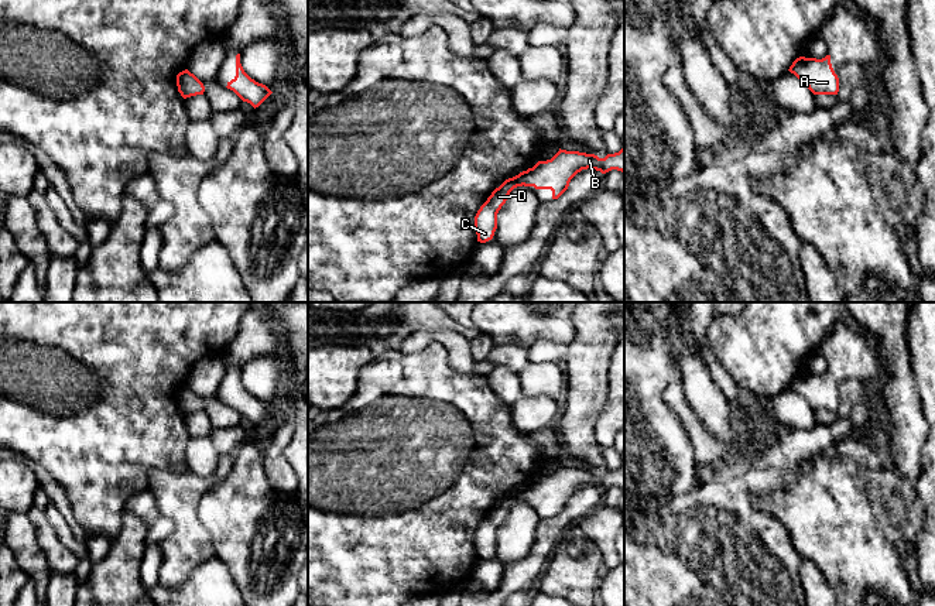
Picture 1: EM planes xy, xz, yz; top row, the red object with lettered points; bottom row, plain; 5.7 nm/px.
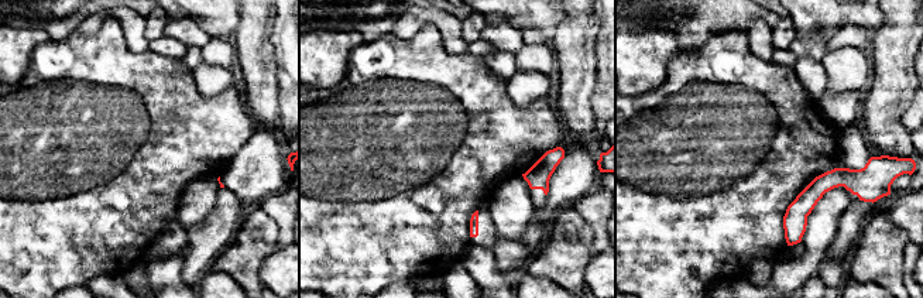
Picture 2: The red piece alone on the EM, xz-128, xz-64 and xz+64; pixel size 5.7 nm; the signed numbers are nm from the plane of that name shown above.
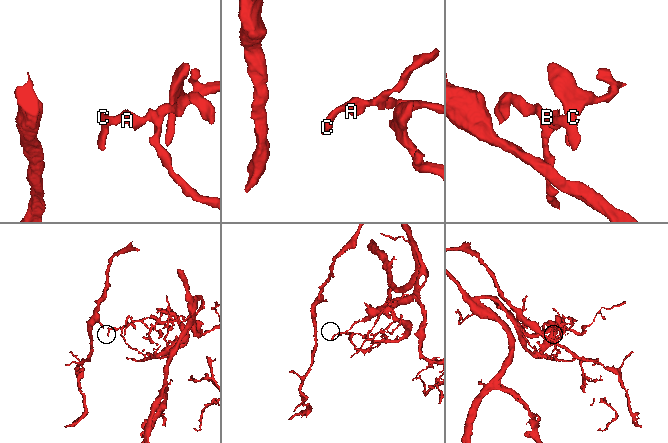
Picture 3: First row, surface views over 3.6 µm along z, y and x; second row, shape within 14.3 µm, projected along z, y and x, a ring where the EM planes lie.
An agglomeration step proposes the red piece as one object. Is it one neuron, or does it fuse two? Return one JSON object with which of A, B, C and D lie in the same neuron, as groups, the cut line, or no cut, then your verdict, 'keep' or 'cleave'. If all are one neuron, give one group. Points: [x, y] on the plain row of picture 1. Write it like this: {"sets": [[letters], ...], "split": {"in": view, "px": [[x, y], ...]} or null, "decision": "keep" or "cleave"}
{"sets": [["A", "B", "C", "D"]], "split": null, "decision": "keep"}

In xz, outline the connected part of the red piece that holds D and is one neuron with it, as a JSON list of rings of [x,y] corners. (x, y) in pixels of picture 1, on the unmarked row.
[[[624,462],[619,469],[607,470],[605,475],[559,465],[551,476],[538,477],[532,485],[506,496],[492,509],[475,533],[477,558],[486,559],[493,555],[497,545],[497,530],[514,504],[524,501],[535,506],[551,506],[552,516],[558,516],[568,506],[571,496],[588,485],[602,490],[612,486],[624,489]]]

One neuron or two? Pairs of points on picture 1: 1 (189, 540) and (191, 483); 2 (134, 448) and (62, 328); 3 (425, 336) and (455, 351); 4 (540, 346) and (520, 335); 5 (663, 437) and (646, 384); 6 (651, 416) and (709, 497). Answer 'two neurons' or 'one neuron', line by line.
1: one neuron
2: one neuron
3: one neuron
4: two neurons
5: one neuron
6: two neurons

